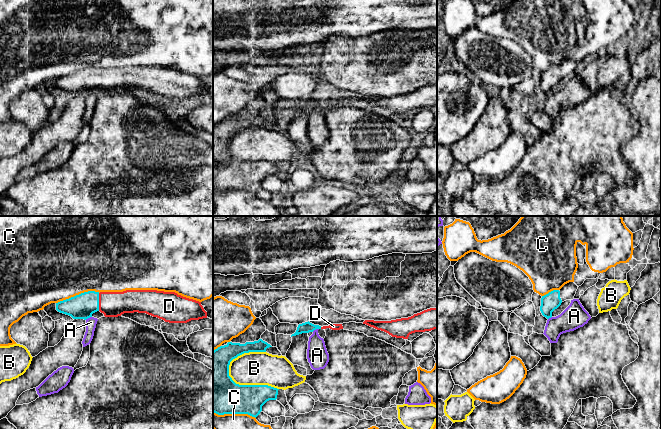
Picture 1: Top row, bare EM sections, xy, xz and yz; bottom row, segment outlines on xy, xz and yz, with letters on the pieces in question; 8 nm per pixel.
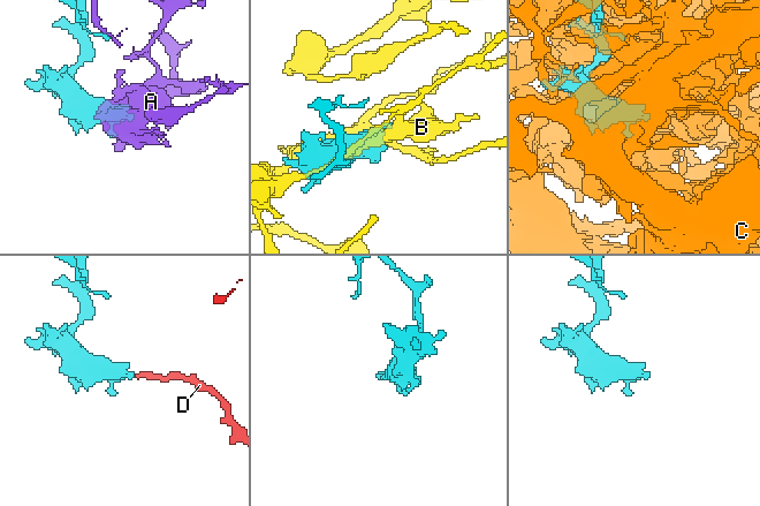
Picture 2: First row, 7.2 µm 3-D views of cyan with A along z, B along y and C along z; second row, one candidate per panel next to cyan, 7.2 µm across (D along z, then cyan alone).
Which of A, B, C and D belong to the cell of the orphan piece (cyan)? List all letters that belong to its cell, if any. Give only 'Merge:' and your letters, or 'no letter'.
Merge: D

